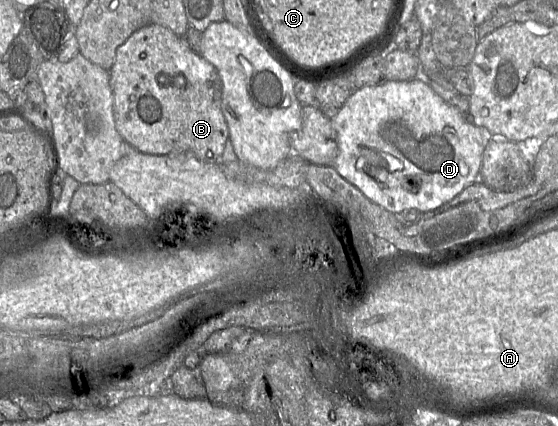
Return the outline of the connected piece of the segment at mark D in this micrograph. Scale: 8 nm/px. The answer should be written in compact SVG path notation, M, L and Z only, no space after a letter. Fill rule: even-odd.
M414 78L408 81L382 80L377 84L355 89L339 112L331 118L331 123L338 143L338 154L332 166L344 179L356 186L369 200L391 213L407 211L424 213L434 211L451 201L467 186L480 178L482 154L487 144L482 138L481 128L474 123L466 121L456 108L447 104L428 84L420 79Z

